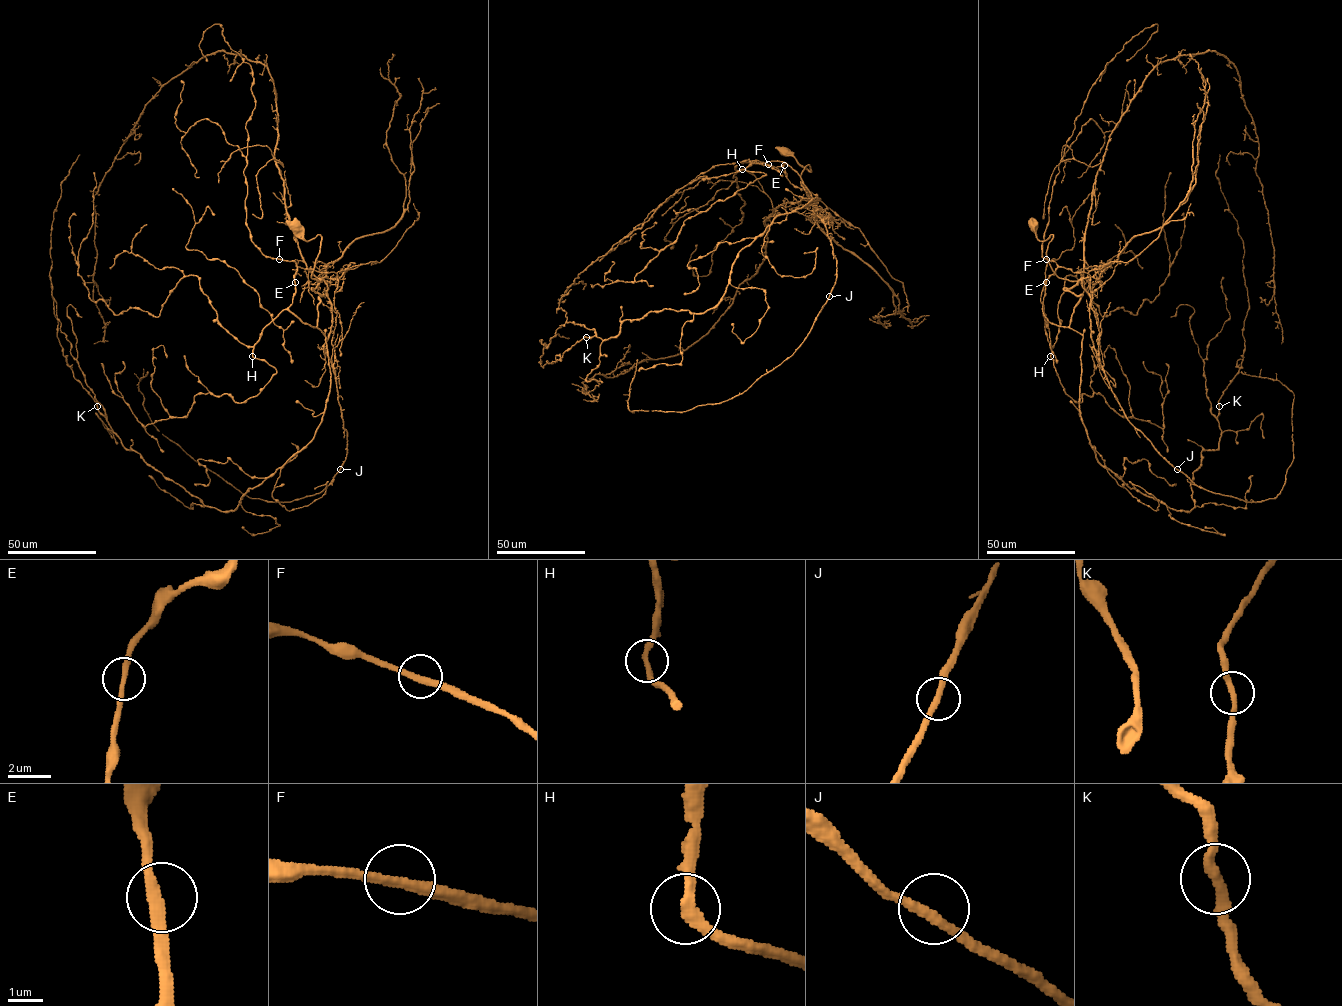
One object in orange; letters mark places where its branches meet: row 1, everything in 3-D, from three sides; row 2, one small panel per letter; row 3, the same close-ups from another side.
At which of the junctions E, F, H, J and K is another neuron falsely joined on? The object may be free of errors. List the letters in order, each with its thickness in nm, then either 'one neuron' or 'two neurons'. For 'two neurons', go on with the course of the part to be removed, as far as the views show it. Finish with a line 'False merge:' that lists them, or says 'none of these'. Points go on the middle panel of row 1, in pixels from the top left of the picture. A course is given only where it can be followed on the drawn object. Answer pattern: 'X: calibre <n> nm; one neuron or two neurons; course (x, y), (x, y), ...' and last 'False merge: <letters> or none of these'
E: calibre 280 nm; one neuron
F: calibre 280 nm; one neuron
H: calibre 280 nm; one neuron
J: calibre 280 nm; one neuron
K: calibre 280 nm; one neuron
False merge: none of these

